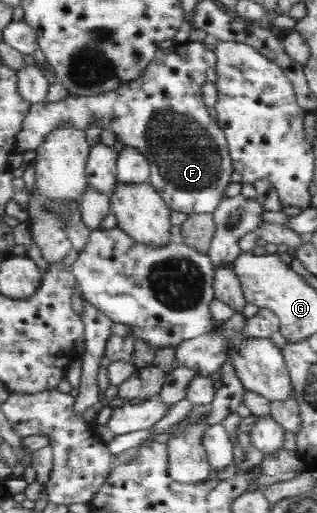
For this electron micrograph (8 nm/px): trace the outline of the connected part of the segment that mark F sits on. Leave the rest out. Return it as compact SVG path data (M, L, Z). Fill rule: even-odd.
M176 42L169 48L159 49L156 59L149 63L140 77L119 84L113 91L96 96L68 93L59 102L32 104L24 128L17 135L16 151L35 151L61 124L71 124L85 131L91 121L98 120L102 129L112 131L124 147L138 149L145 155L150 163L149 183L161 194L171 210L187 214L213 214L225 198L223 193L231 185L231 175L236 172L225 130L211 117L204 102L203 88L208 84L207 69L215 69L217 62L214 50L207 49L203 42Z

